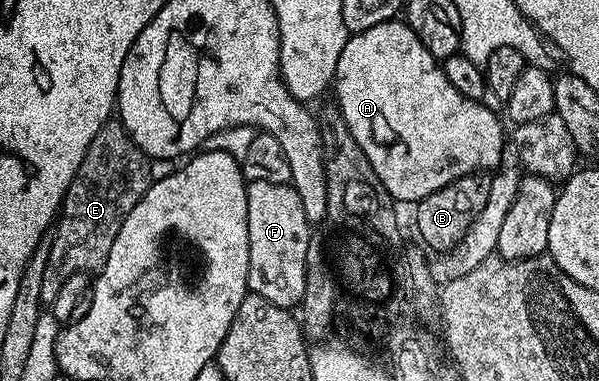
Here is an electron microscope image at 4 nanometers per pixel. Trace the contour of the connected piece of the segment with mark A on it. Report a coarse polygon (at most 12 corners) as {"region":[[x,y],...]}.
{"region":[[405,20],[349,34],[336,104],[395,202],[494,171],[503,118]]}

